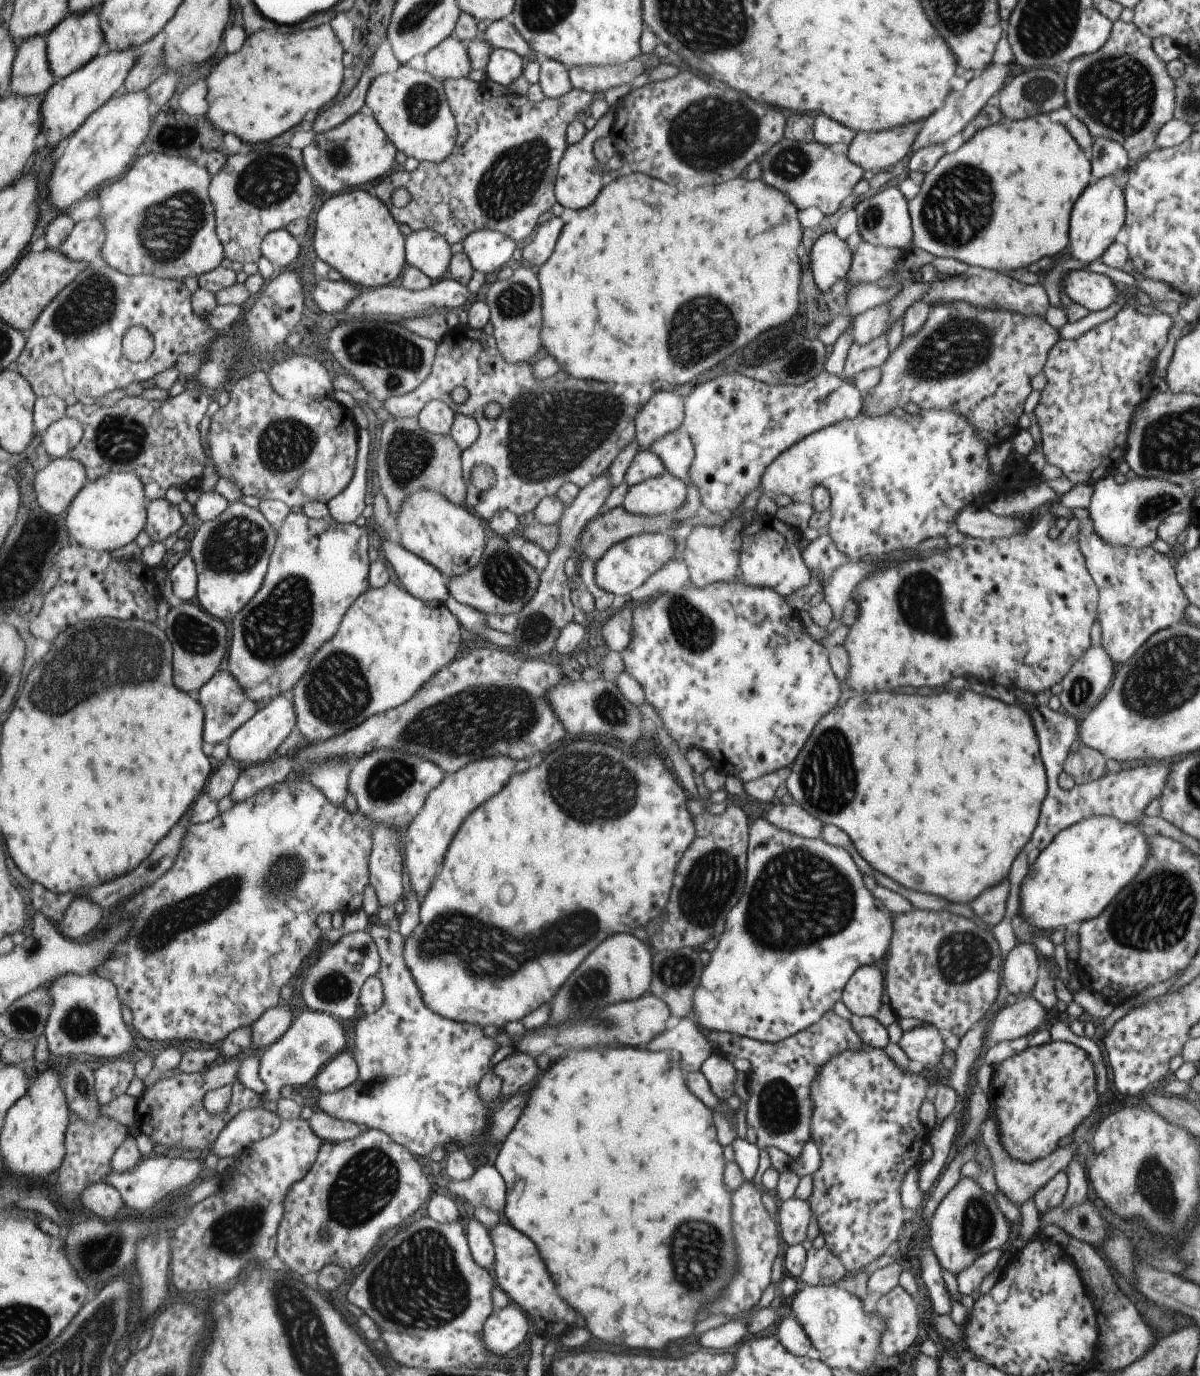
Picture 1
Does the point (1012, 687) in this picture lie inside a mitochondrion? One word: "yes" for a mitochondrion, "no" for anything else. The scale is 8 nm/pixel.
no

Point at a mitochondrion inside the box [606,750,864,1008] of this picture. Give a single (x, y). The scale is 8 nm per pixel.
(817, 898)

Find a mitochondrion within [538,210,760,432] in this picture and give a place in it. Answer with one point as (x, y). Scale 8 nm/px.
(713, 319)

